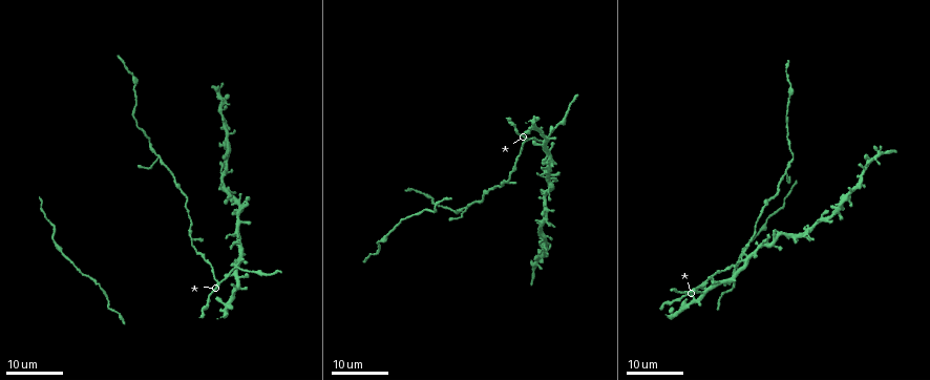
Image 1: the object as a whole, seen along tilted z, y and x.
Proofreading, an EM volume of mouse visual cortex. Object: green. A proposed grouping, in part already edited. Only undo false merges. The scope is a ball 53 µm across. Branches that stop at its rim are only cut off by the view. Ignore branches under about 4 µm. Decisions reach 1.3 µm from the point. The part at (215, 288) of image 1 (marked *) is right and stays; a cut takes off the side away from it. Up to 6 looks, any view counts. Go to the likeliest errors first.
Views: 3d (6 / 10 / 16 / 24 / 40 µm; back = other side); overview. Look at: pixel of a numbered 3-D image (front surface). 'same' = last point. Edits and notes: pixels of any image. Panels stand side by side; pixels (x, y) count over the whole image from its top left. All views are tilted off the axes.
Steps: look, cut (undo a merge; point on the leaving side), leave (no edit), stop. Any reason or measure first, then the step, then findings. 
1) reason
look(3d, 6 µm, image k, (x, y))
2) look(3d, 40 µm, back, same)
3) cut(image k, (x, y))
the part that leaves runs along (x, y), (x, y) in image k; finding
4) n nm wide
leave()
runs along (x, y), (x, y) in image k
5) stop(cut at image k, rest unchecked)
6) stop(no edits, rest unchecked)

three arms meet
look(3d, 16 µm, image 1, (465, 207))

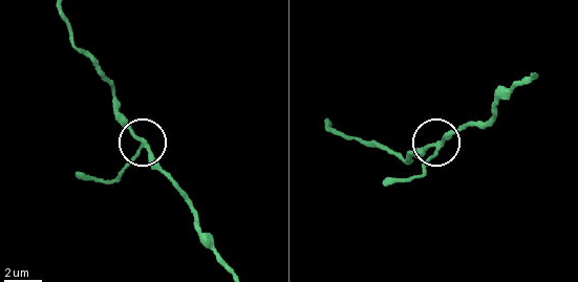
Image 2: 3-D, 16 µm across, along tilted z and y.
look(3d, 6 µm, image 2, (146, 146))

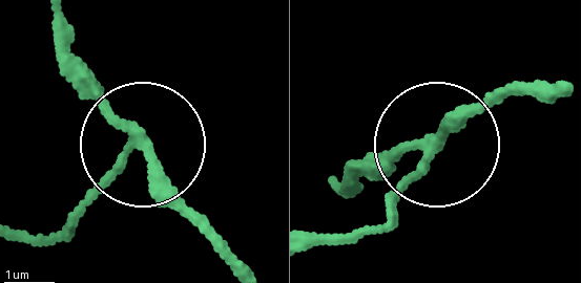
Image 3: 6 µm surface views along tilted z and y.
180 nm wide
leave()
continuous, no second neuron

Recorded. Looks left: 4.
thick turns thin
look(3d, 24 µm, image 1, (252, 271))

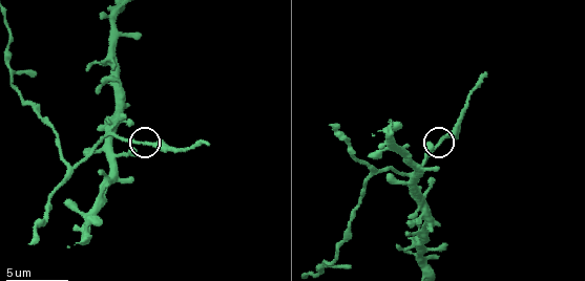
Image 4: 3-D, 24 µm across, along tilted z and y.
look(3d, 10 µm, image 4, (440, 143))

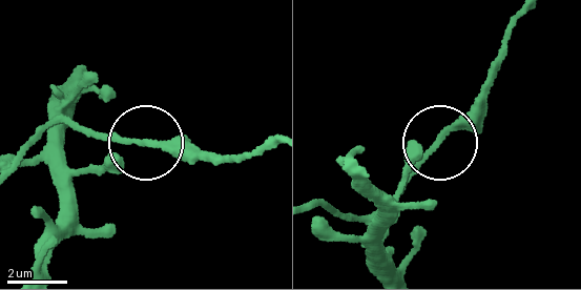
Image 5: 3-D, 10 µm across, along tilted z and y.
leave()
runs along (20, 162), (60, 123), (210, 158) in image 5; all the same neuron

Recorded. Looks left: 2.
two arms in line, one across
look(3d, 16 µm, image 4, (326, 261))

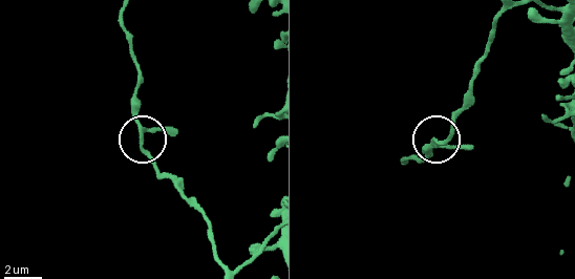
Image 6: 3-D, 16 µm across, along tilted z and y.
leave()
runs along (222, 266), (205, 217), (156, 169), (146, 151), (133, 95) in image 6; all the same neuron

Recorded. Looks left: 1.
stop(no edits, rest unchecked)

